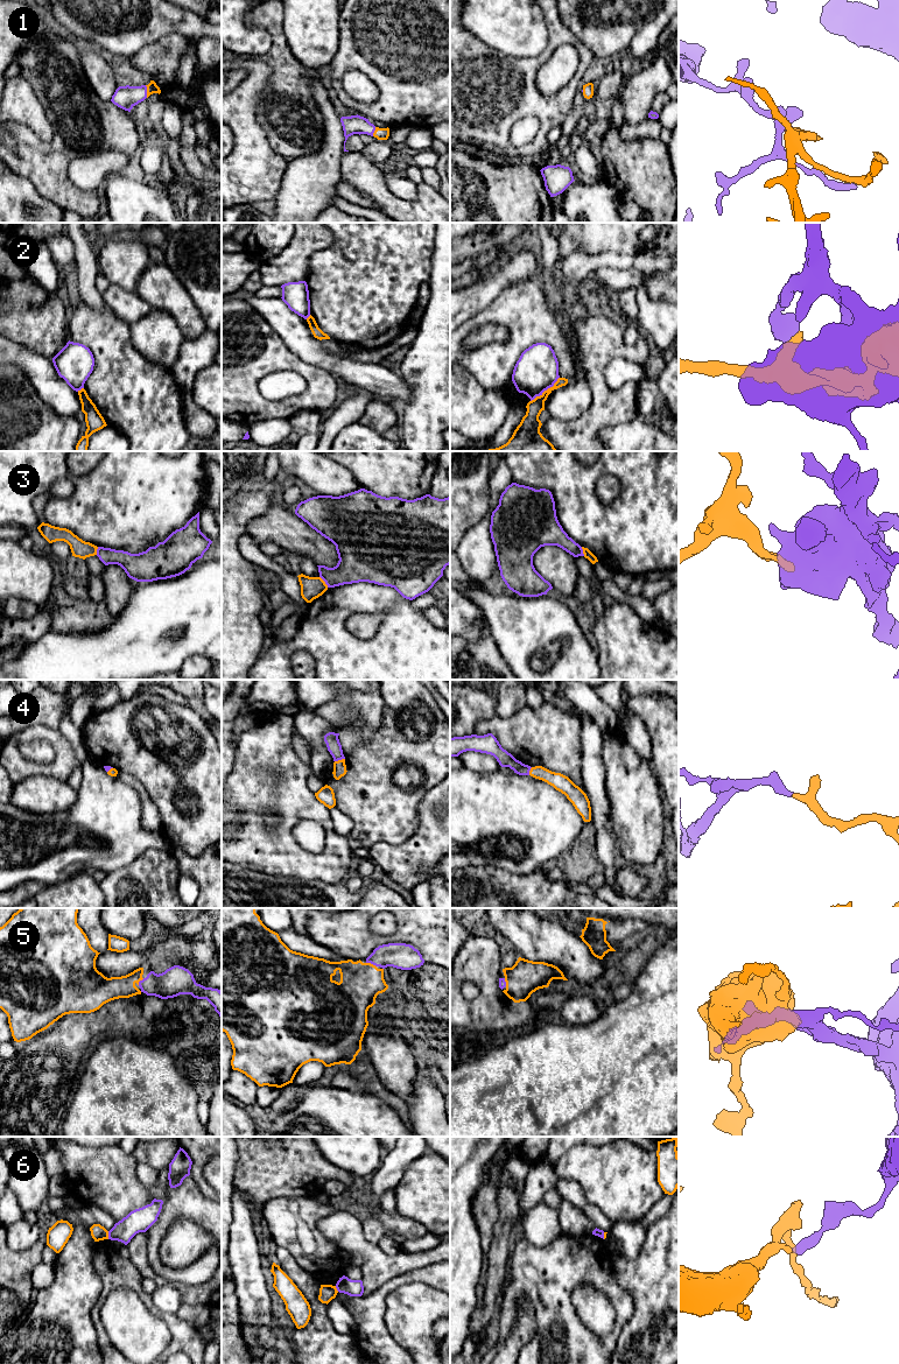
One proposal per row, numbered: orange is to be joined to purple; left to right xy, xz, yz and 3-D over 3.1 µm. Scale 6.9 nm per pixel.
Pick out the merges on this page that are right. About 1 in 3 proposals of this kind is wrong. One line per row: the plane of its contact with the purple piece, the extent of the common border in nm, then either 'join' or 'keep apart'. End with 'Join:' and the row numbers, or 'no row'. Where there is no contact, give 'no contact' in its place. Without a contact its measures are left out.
1: contact in xy; length 90 nm; join
2: contact in yz; length 260 nm; keep apart
3: contact in xz; length 100 nm; keep apart
4: contact in xz; length 80 nm; join
5: contact in xz; length 80 nm; join
6: contact in xy; length 60 nm; keep apart
Join: 1, 4, 5

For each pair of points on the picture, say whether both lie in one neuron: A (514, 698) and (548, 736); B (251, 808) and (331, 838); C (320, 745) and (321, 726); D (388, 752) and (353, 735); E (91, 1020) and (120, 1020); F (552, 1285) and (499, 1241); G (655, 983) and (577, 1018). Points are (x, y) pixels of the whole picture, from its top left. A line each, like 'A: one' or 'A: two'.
A: two
B: one
C: one
D: two
E: one
F: two
G: two

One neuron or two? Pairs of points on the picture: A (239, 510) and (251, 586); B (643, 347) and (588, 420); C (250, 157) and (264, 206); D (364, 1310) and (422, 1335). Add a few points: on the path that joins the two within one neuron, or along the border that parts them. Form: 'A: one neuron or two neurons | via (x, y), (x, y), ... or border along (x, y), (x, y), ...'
A: one neuron | via (233, 528), (233, 568)
B: one neuron | via (618, 350), (612, 350), (597, 365), (597, 395)
C: two neurons | border along (274, 198), (250, 202), (247, 204)
D: two neurons | border along (388, 1293), (385, 1300), (385, 1324), (399, 1343)

